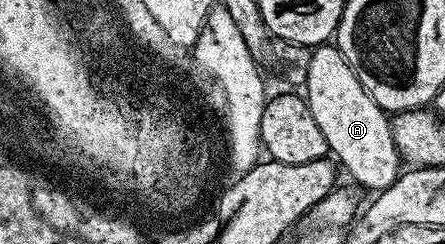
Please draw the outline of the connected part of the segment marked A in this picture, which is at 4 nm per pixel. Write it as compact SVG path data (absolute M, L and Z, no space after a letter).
M325 44L315 47L310 56L310 72L306 83L306 101L318 128L322 128L322 136L326 136L328 149L334 155L335 161L348 169L348 174L360 186L365 186L371 192L385 190L391 182L396 181L402 170L402 159L396 149L393 123L389 115L362 88L358 76L350 68L350 64L342 56L342 52L335 45Z

